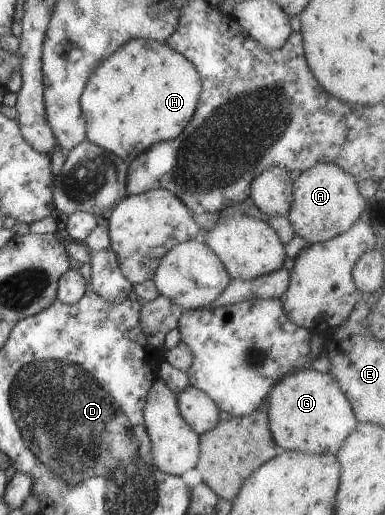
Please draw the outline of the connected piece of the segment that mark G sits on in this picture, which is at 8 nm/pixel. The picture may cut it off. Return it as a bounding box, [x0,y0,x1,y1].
[268,368,359,455]

